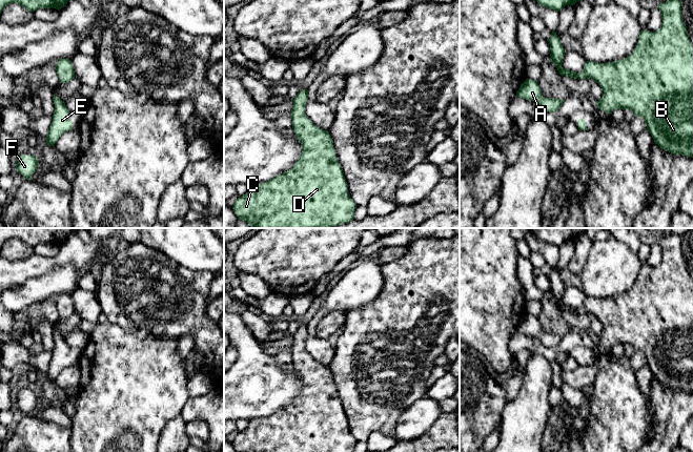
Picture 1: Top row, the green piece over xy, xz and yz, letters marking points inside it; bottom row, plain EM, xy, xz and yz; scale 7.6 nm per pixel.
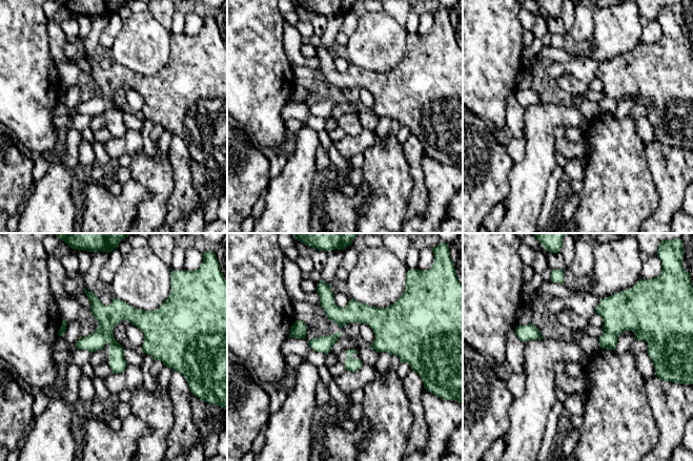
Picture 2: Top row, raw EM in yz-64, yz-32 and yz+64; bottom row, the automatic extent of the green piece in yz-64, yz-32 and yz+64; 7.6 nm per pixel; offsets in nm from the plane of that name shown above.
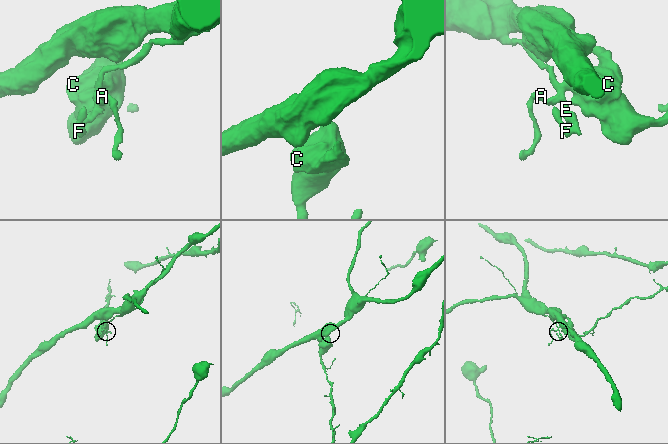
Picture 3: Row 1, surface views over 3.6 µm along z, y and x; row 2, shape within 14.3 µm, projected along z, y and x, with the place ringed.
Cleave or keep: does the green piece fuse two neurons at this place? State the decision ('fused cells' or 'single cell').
fused cells

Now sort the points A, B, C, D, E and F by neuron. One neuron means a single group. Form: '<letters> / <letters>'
A E F / B C D

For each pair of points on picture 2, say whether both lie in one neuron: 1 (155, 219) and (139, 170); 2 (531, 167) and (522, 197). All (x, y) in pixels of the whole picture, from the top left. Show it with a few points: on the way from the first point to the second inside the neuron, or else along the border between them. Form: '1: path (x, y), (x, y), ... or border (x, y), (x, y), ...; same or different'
1: path (155, 207), (158, 200), (158, 189), (151, 183); same
2: path (531, 174), (528, 179), (528, 190); same

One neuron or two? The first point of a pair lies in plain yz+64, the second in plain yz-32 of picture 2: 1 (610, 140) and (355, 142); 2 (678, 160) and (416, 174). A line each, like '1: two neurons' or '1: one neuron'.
1: two neurons
2: two neurons

